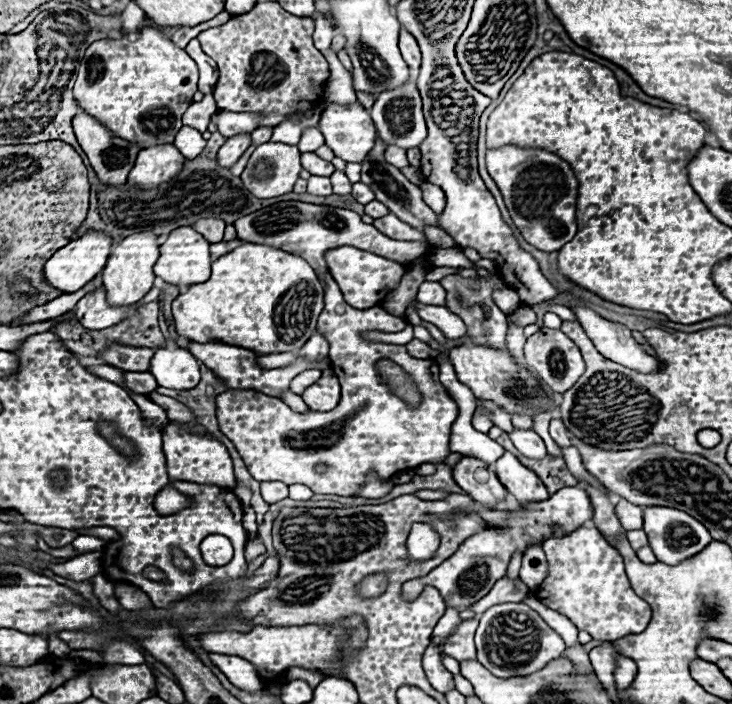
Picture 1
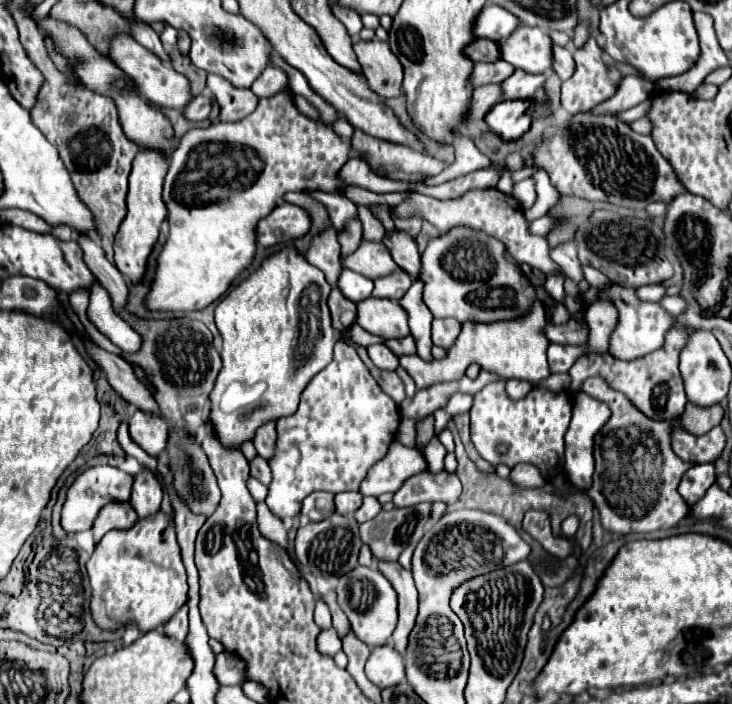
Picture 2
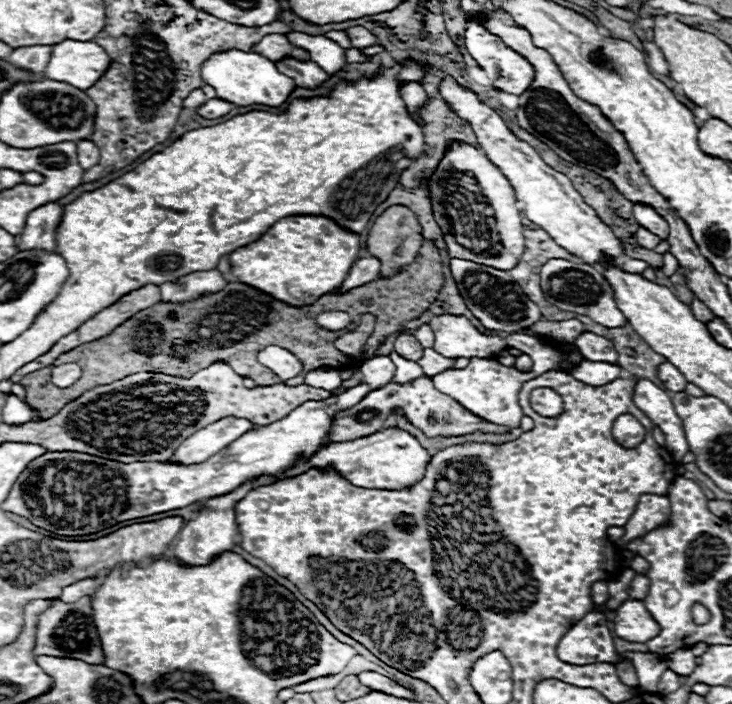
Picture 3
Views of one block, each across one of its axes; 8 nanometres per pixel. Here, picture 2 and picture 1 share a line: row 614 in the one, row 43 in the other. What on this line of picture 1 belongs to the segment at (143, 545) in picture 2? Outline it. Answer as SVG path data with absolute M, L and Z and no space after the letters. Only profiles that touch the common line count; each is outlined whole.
M146 28L136 42L106 38L90 44L74 84L74 98L80 110L100 120L114 136L140 148L152 148L174 144L182 128L182 114L192 104L196 82L198 68L186 50L164 38L160 30Z

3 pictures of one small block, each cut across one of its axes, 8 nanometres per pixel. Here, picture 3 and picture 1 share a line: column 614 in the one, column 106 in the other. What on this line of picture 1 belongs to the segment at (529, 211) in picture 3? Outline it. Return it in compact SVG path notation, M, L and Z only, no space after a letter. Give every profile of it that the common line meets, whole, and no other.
M88 232L82 238L72 240L70 244L66 244L64 248L60 248L46 264L44 264L44 276L46 282L58 290L62 290L64 294L72 294L76 290L80 290L82 286L86 286L96 274L100 274L106 266L108 254L110 254L110 246L112 246L112 238L104 236L102 232Z

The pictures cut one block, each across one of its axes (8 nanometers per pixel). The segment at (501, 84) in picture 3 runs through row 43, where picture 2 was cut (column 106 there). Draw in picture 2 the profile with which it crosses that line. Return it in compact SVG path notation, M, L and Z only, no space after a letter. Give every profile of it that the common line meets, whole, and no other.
M114 466L88 468L80 476L76 476L72 486L68 488L66 502L62 506L62 520L60 520L62 528L66 532L80 532L80 530L92 528L92 524L94 524L94 520L98 516L98 510L104 504L130 498L130 486L132 486L132 476L122 472L122 470L118 470L118 468L114 468Z

